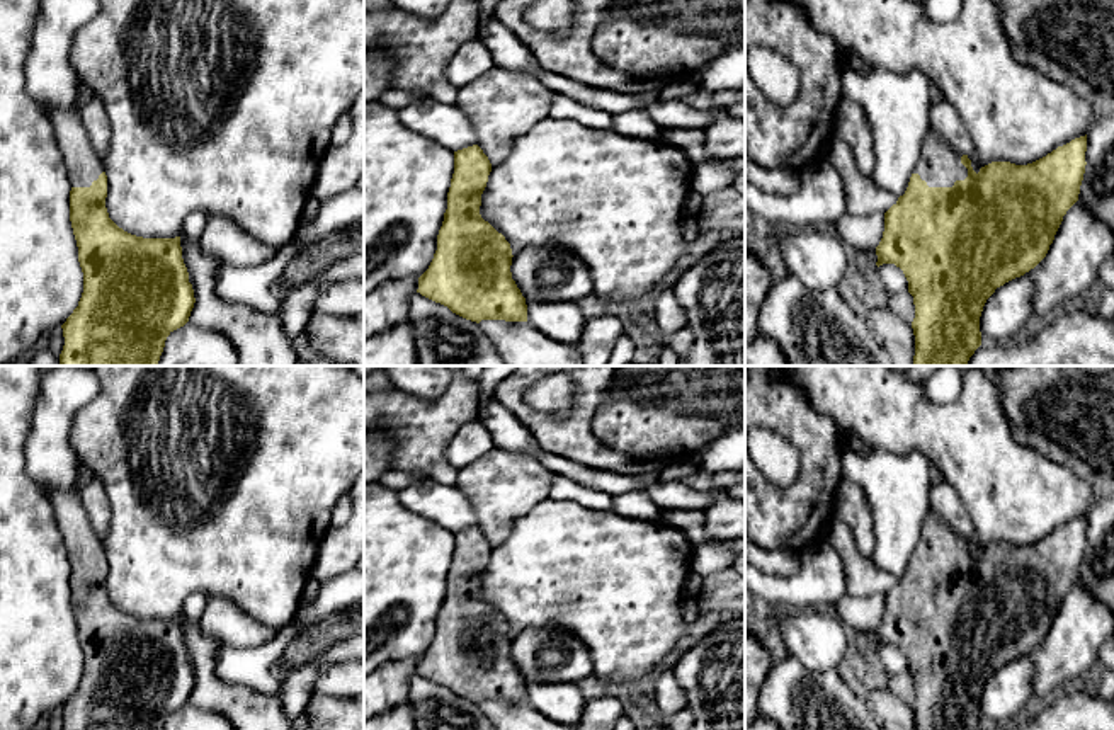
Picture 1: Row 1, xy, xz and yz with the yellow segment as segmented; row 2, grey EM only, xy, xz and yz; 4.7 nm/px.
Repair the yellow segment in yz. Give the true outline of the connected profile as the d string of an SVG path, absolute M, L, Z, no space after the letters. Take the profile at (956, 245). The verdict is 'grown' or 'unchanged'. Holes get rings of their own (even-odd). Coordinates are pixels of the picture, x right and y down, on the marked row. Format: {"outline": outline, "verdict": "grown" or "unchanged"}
{"outline": "M929 129L905 194L884 213L884 231L876 247L876 265L900 267L913 296L913 366L968 366L981 345L980 317L986 299L997 288L1024 276L1046 257L1063 216L1078 201L1087 165L1085 151L1087 134L1032 163L992 162L976 174L968 155L954 151Z", "verdict": "grown"}

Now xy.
{"outline": "M44 109L70 179L70 221L83 272L78 306L61 325L60 366L158 366L167 337L189 322L196 298L180 237L143 238L119 228L107 213L102 158L75 112Z", "verdict": "grown"}

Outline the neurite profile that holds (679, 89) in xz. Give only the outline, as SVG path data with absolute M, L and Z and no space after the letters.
M680 78L667 83L660 92L660 100L682 100L692 94L696 94L701 88L696 82L691 78Z

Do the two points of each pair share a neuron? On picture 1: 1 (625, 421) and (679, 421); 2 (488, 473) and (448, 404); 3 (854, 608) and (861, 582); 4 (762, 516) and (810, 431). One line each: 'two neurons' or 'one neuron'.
1: one neuron
2: two neurons
3: two neurons
4: one neuron

